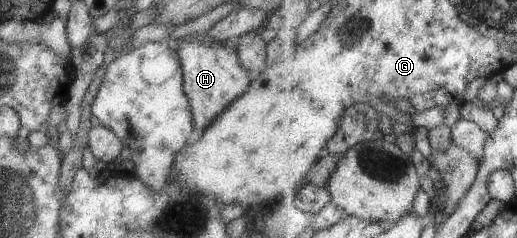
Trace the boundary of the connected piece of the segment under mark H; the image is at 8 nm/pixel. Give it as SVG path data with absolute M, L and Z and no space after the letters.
M192 33L175 46L182 70L182 89L187 97L196 132L201 132L225 107L247 90L252 76L239 64L236 47L214 41L207 34Z

